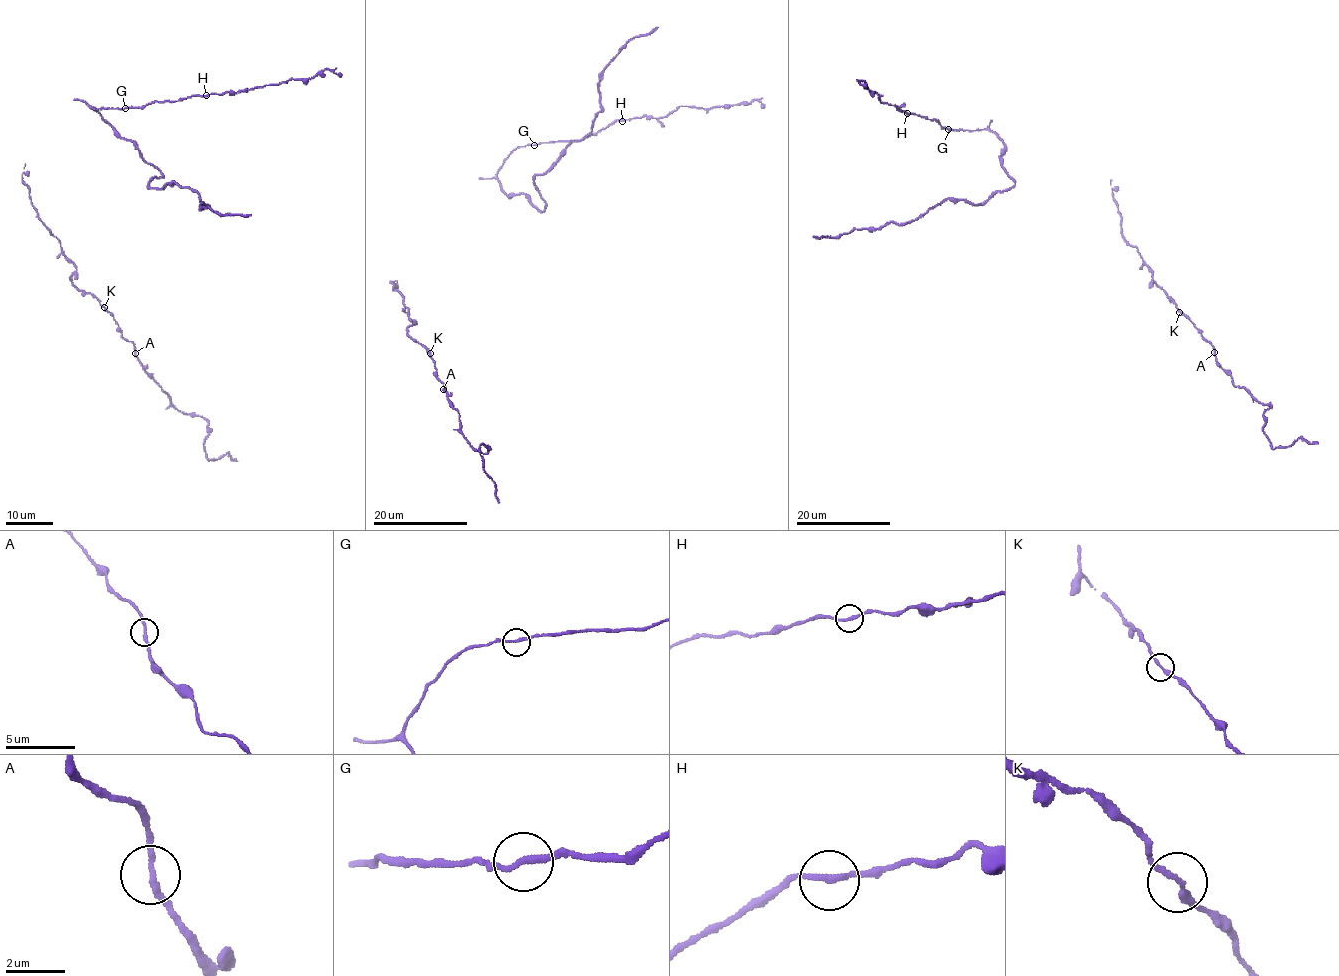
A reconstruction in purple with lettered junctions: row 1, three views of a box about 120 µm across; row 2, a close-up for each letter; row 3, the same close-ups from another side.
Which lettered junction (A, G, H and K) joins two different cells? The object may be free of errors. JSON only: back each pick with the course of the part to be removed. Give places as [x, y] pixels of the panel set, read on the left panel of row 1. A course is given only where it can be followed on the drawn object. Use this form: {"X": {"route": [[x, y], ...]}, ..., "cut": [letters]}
{"cut": []}

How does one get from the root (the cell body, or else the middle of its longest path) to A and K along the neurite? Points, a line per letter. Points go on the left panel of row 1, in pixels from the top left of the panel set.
A: (24, 172), (22, 180), (38, 219), (76, 268), (71, 282), (98, 300), (133, 344), (134, 354)
K: (24, 172), (22, 180), (38, 219), (59, 240), (61, 252), (76, 268), (71, 282), (104, 307)

